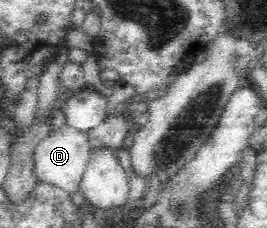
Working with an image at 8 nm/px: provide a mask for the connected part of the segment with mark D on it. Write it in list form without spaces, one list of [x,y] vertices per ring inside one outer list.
[[[65,124],[61,128],[53,129],[53,131],[49,132],[49,136],[43,138],[36,146],[34,173],[38,180],[50,182],[72,196],[79,190],[80,180],[91,150],[92,148],[88,143],[88,133],[81,132],[78,128]]]

